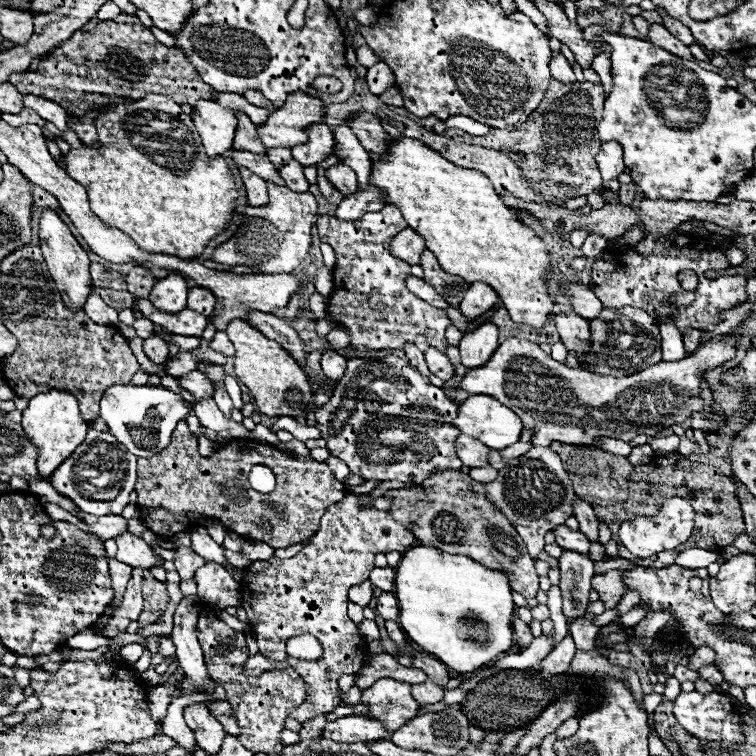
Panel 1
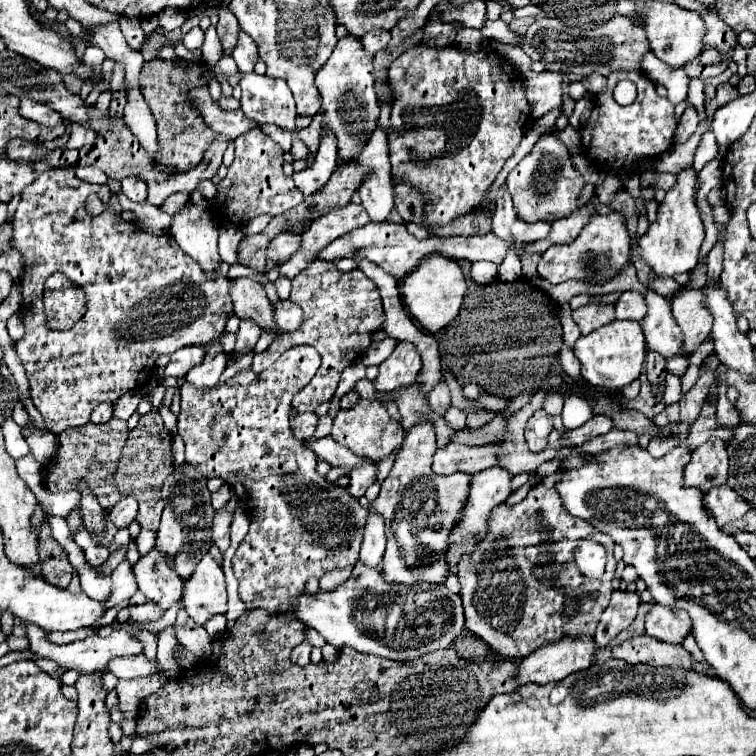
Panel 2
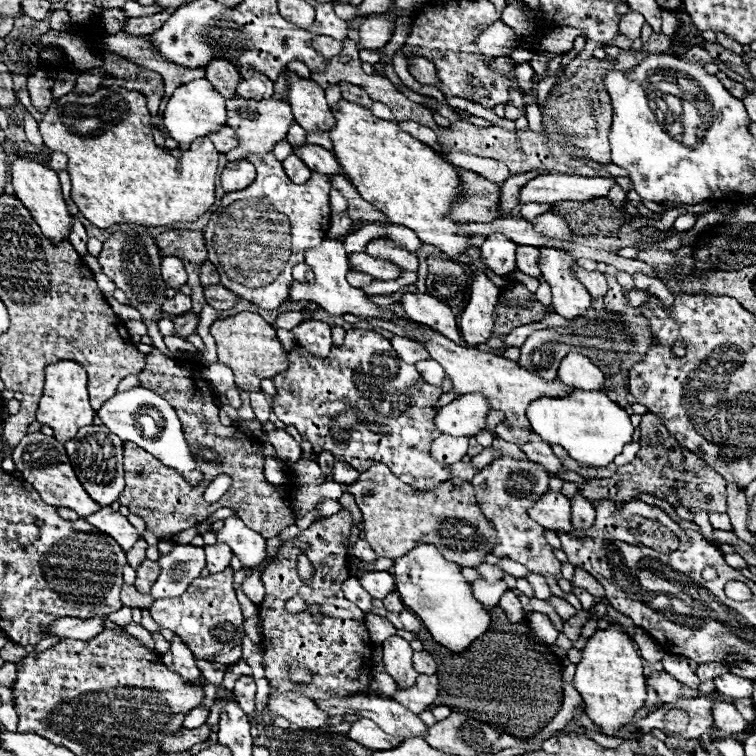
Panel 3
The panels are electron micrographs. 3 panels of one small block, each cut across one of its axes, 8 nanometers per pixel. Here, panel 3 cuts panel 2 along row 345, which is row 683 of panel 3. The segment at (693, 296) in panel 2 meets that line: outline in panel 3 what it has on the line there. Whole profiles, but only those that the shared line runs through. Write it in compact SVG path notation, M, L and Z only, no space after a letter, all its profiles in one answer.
M665 654L664 658L662 658L662 664L664 664L664 670L668 674L672 674L676 680L690 686L692 690L698 690L700 678L692 672L687 659L678 660L672 654Z

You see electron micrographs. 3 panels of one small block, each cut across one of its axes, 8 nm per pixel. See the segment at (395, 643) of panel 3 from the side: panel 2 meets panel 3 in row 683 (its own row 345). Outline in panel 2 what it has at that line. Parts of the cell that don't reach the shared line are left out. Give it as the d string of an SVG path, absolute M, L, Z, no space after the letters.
M398 342L394 352L380 364L380 374L374 380L378 390L394 390L410 384L422 368L420 352L412 342Z

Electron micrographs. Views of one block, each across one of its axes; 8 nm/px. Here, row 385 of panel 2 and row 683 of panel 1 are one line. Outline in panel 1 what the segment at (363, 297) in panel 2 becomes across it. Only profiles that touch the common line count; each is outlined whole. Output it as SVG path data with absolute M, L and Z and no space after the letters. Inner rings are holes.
M346 496L344 500L328 506L328 510L322 516L322 526L316 532L314 540L310 544L306 544L296 556L280 560L280 558L272 558L272 560L256 560L252 566L248 566L244 570L244 578L242 578L242 608L248 612L248 624L258 640L258 648L262 656L268 656L268 660L288 660L288 664L306 680L308 684L308 696L304 700L304 704L300 704L296 710L290 712L290 718L298 720L298 722L306 722L310 718L316 718L320 714L328 714L332 712L336 706L342 704L342 700L338 698L340 690L338 690L338 678L342 674L358 674L360 668L364 666L364 660L368 658L368 646L364 642L364 638L358 632L358 626L348 618L348 602L346 602L346 594L348 588L352 588L352 584L360 584L364 580L368 580L372 568L374 568L374 556L378 552L406 552L408 548L412 548L416 544L416 538L410 530L406 530L400 522L396 522L388 512L382 510L374 510L374 508L360 508L362 502L368 502L372 498L368 496ZM300 634L314 634L322 646L324 646L324 654L322 658L308 662L308 660L298 660L286 654L286 642L288 638L300 636Z

